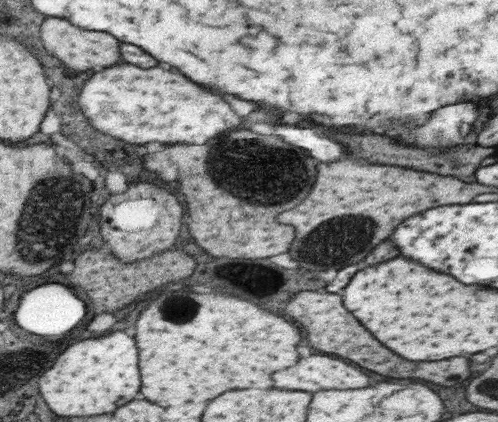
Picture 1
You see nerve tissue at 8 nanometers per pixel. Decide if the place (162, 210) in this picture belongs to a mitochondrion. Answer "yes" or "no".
no

